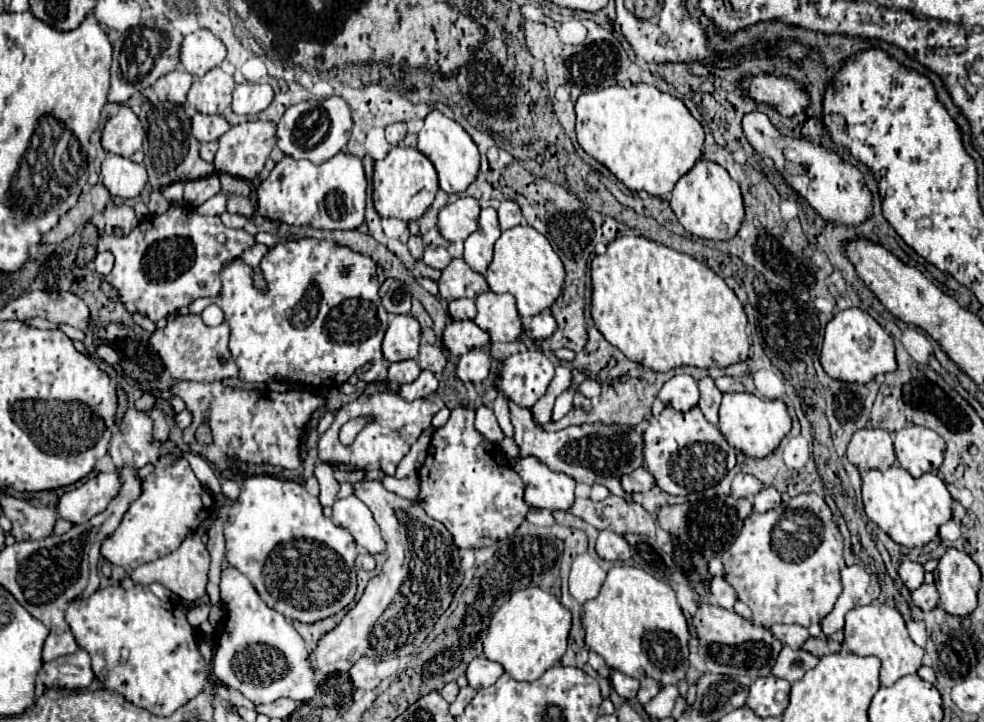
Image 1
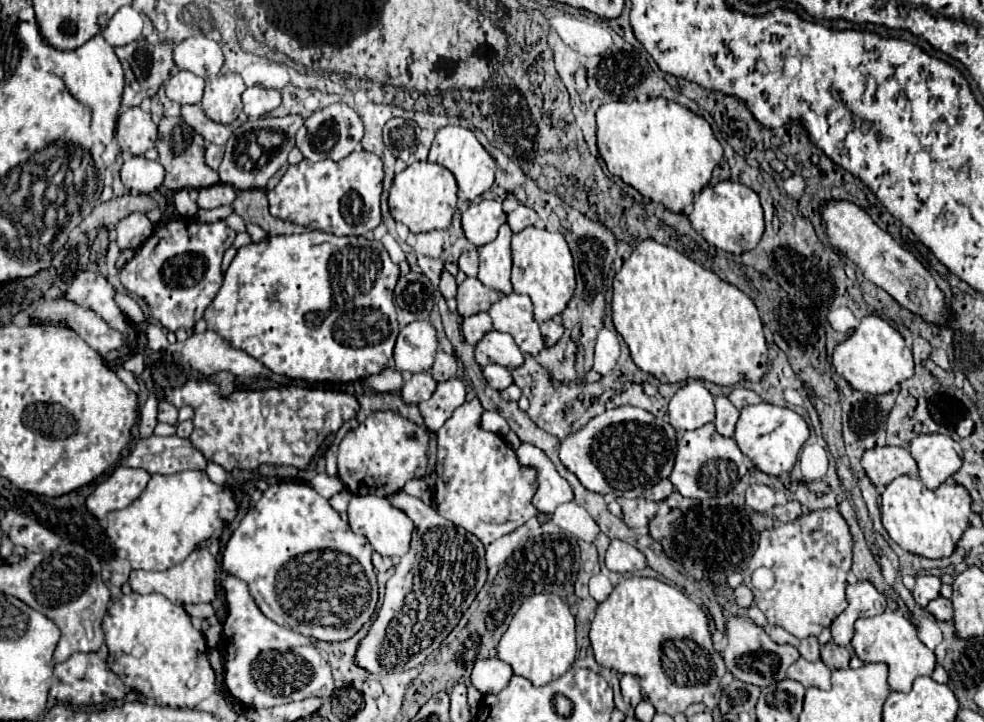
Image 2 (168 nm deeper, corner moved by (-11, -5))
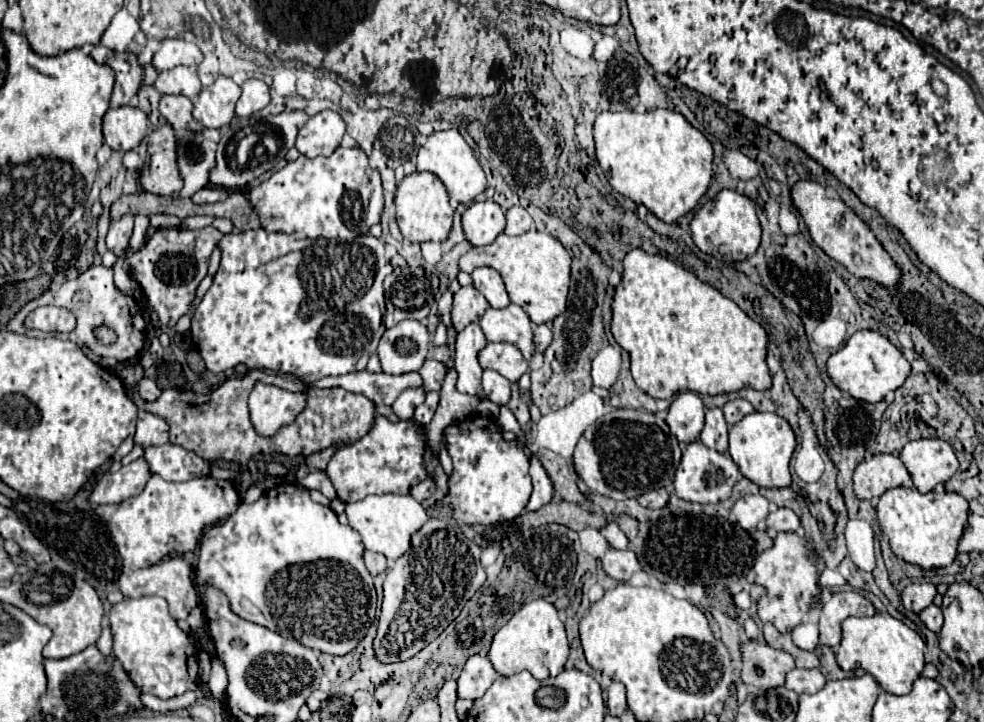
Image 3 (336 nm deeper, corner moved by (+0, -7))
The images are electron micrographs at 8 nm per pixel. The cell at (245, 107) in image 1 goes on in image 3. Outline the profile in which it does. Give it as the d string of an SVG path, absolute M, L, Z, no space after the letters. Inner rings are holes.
M248 79L242 85L242 95L236 103L236 115L248 117L270 103L270 89L262 79Z

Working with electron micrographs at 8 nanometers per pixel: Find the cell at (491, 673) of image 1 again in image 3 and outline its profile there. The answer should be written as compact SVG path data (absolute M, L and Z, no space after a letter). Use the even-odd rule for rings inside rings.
M476 655L470 657L458 677L458 697L462 699L478 699L482 697L496 679L496 671L488 657Z

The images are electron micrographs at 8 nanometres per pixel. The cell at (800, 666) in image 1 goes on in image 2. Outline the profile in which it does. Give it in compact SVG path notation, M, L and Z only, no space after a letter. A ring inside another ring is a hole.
M803 657L795 661L787 669L787 677L793 681L799 681L803 687L819 687L819 689L829 689L831 687L831 671L823 661L805 661Z

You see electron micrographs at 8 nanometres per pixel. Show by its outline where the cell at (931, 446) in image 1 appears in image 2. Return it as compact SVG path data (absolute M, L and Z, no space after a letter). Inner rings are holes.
M917 435L909 443L909 451L917 461L923 485L931 491L955 475L963 463L961 447L949 435Z

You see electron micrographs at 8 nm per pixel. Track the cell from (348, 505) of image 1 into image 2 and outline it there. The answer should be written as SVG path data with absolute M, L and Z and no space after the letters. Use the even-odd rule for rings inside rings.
M353 495L349 501L349 525L357 535L367 535L371 547L387 557L401 557L409 551L411 533L415 529L413 521L385 497L375 495Z

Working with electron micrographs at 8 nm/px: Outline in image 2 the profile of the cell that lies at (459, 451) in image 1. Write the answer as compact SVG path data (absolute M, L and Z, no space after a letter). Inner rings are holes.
M473 399L463 403L461 407L471 407L471 409L469 411L455 409L455 413L437 431L439 447L437 447L435 509L445 519L449 519L455 525L461 525L469 533L477 535L483 543L489 543L489 541L509 533L509 525L511 525L511 531L515 531L517 527L527 523L533 515L537 515L537 509L533 511L533 505L531 505L531 497L537 491L537 471L531 469L531 467L523 467L517 461L517 455L511 449L511 445L501 435L487 433L481 427L477 427L477 421L479 421L483 409L479 409L479 405L473 403Z

